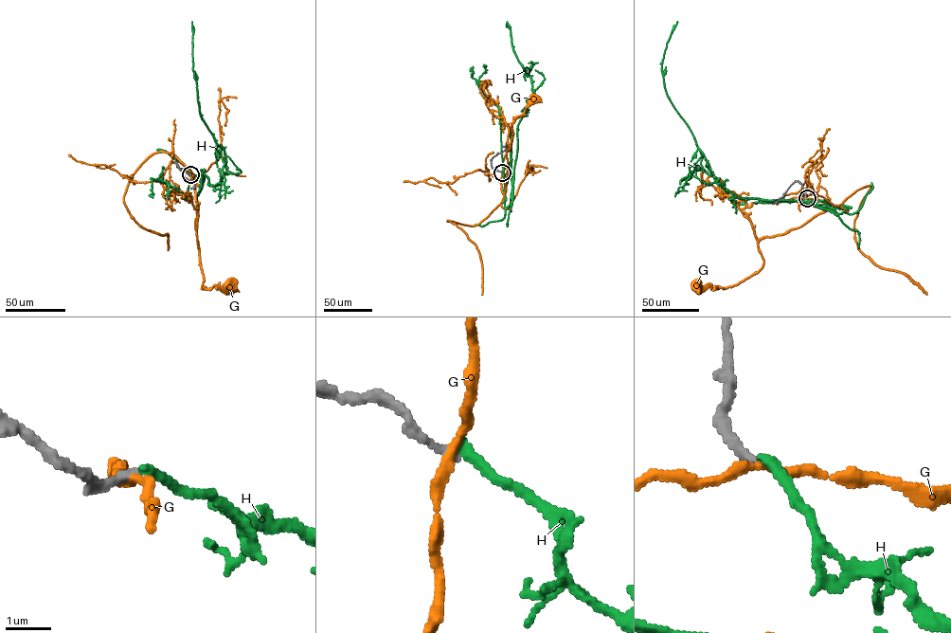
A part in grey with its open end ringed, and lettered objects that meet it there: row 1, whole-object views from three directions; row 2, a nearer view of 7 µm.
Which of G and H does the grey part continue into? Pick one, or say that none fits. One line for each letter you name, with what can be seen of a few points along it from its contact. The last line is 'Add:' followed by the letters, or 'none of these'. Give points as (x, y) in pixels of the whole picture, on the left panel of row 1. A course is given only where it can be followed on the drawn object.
Add: none of these

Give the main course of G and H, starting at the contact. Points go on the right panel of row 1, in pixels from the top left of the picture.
G: (806, 198), (831, 207), (784, 233), (762, 237), (758, 249), (763, 264), (756, 273), (726, 287), (696, 287)
H: (806, 198), (820, 207), (802, 201), (740, 198), (715, 180), (665, 88), (662, 61), (677, 22)

